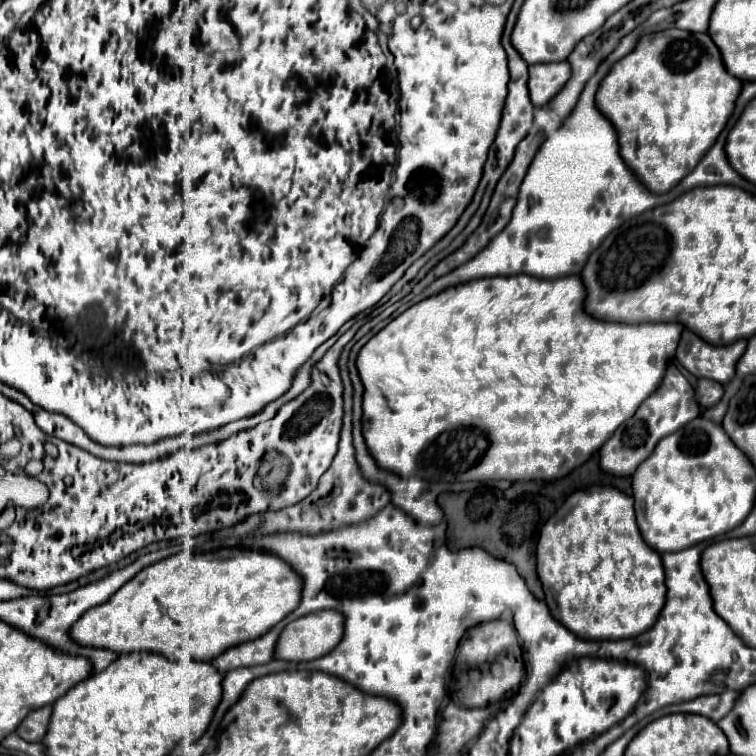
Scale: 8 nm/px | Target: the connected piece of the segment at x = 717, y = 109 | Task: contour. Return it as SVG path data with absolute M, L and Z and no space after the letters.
M667 29L645 35L627 57L613 65L597 91L597 107L617 129L623 161L633 167L635 175L651 193L659 195L671 191L693 171L709 147L713 147L727 125L741 85L743 83L723 65L721 51L707 33Z

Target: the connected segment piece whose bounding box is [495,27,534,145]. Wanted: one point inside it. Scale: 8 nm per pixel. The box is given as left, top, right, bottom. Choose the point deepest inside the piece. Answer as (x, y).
(517, 117)

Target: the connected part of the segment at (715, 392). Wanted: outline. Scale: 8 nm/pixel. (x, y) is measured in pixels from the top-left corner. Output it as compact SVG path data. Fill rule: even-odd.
M699 379L695 389L695 397L703 407L713 407L717 401L721 401L723 393L725 393L725 387L721 383L713 383L711 379Z

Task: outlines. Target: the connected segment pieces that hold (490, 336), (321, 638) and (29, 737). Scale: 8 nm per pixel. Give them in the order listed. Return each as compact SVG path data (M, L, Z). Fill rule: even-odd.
M511 275L511 277L485 277L473 279L463 285L447 287L435 297L427 297L417 305L409 307L397 319L393 319L385 329L381 329L359 353L357 367L361 381L365 385L363 393L363 437L375 457L375 461L401 477L421 477L427 481L485 481L485 479L509 479L509 481L529 481L543 479L555 481L565 477L575 467L583 465L603 443L613 435L613 431L637 411L637 407L659 387L667 363L675 357L679 337L683 333L681 323L613 323L603 319L593 319L585 313L585 287L581 287L579 275L567 275L559 279L537 279L531 275Z
M315 611L291 621L275 647L275 657L285 661L313 661L337 647L345 631L339 611Z
M41 707L37 711L31 711L23 721L21 725L17 727L17 735L21 735L25 741L43 741L47 729L49 729L49 719L51 719L51 713L53 713L53 707Z

